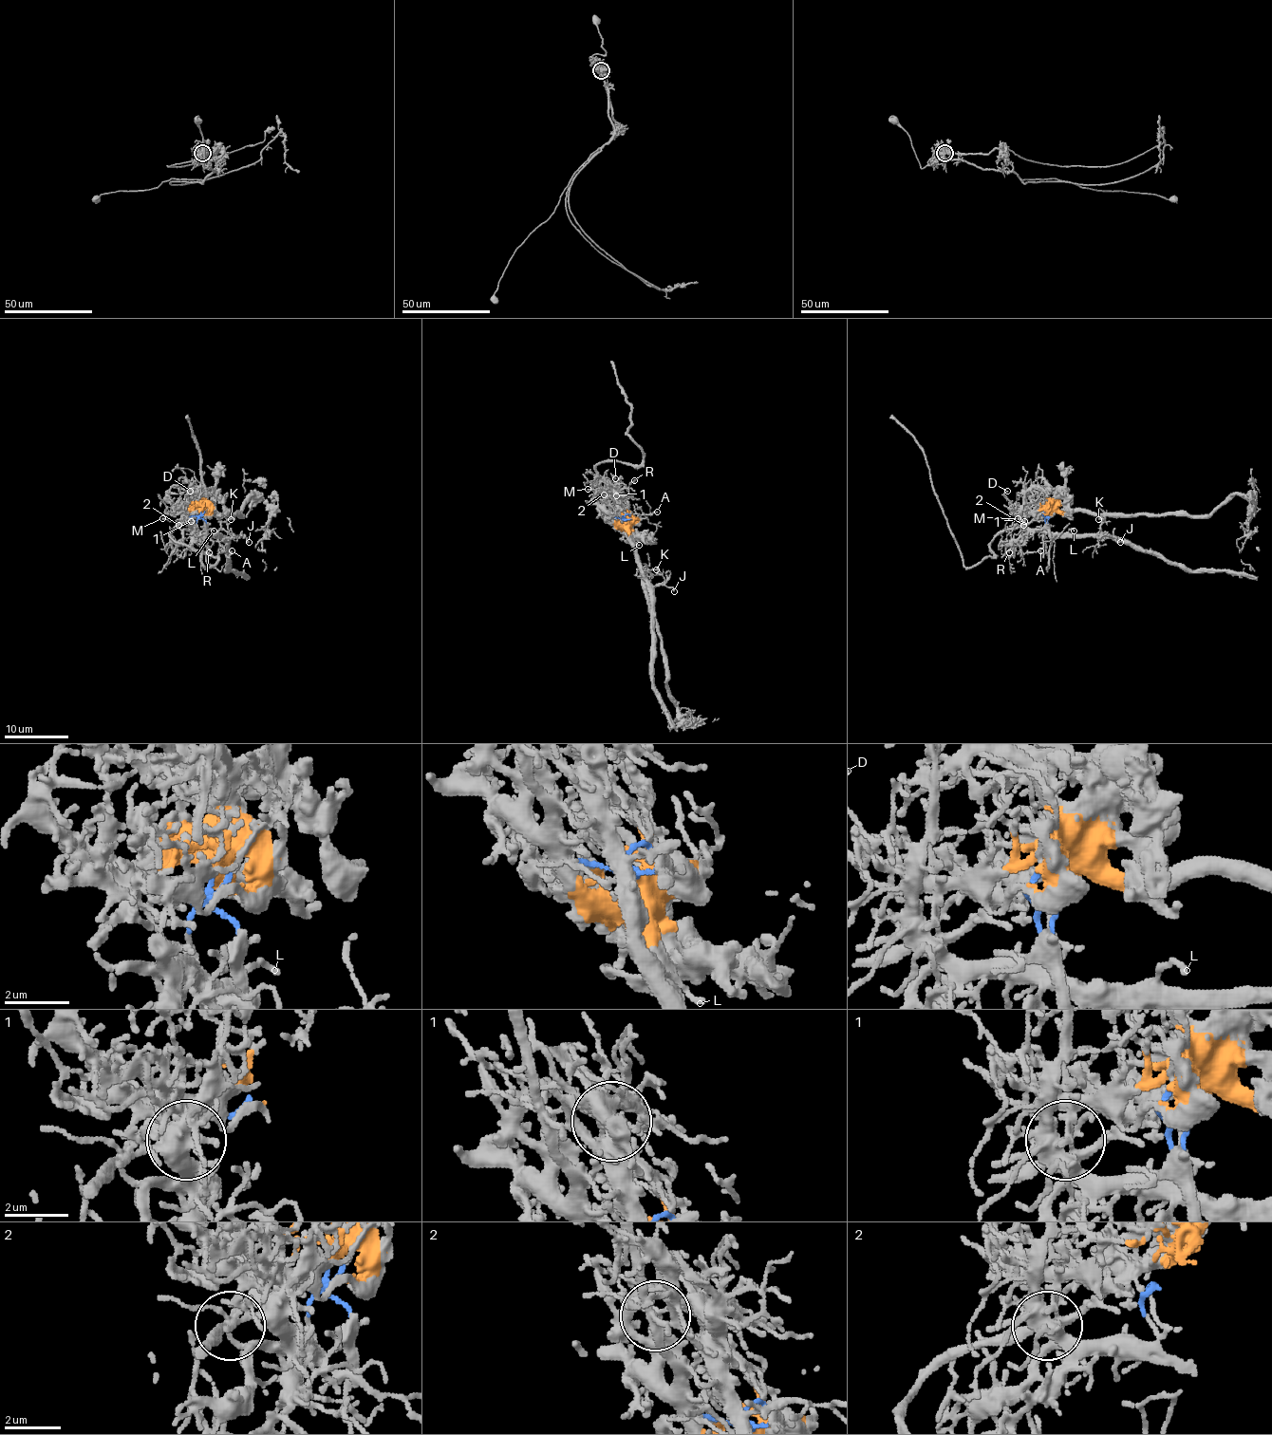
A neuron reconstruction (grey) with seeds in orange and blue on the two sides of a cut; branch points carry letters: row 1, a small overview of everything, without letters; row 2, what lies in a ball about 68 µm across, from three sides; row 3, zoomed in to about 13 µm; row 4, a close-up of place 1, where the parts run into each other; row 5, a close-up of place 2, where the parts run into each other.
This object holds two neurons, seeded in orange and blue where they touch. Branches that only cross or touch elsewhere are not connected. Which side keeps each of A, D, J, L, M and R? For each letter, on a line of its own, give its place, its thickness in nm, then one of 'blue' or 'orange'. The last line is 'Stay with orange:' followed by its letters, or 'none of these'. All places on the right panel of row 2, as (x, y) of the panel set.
A: at (1040, 550); 120 nm thick; blue
D: at (1007, 491); 110 nm thick; blue
J: at (1120, 542); 150 nm thick; blue
L: at (1074, 531); 160 nm thick; blue
M: at (1018, 518); 130 nm thick; blue
R: at (1009, 552); 140 nm thick; blue
Stay with orange: none of these

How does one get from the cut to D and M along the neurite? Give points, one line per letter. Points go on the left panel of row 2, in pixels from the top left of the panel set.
D: (201, 512), (196, 519), (197, 528), (195, 529), (190, 491)
M: (201, 512), (196, 519), (196, 529), (180, 529), (177, 522), (162, 517)

